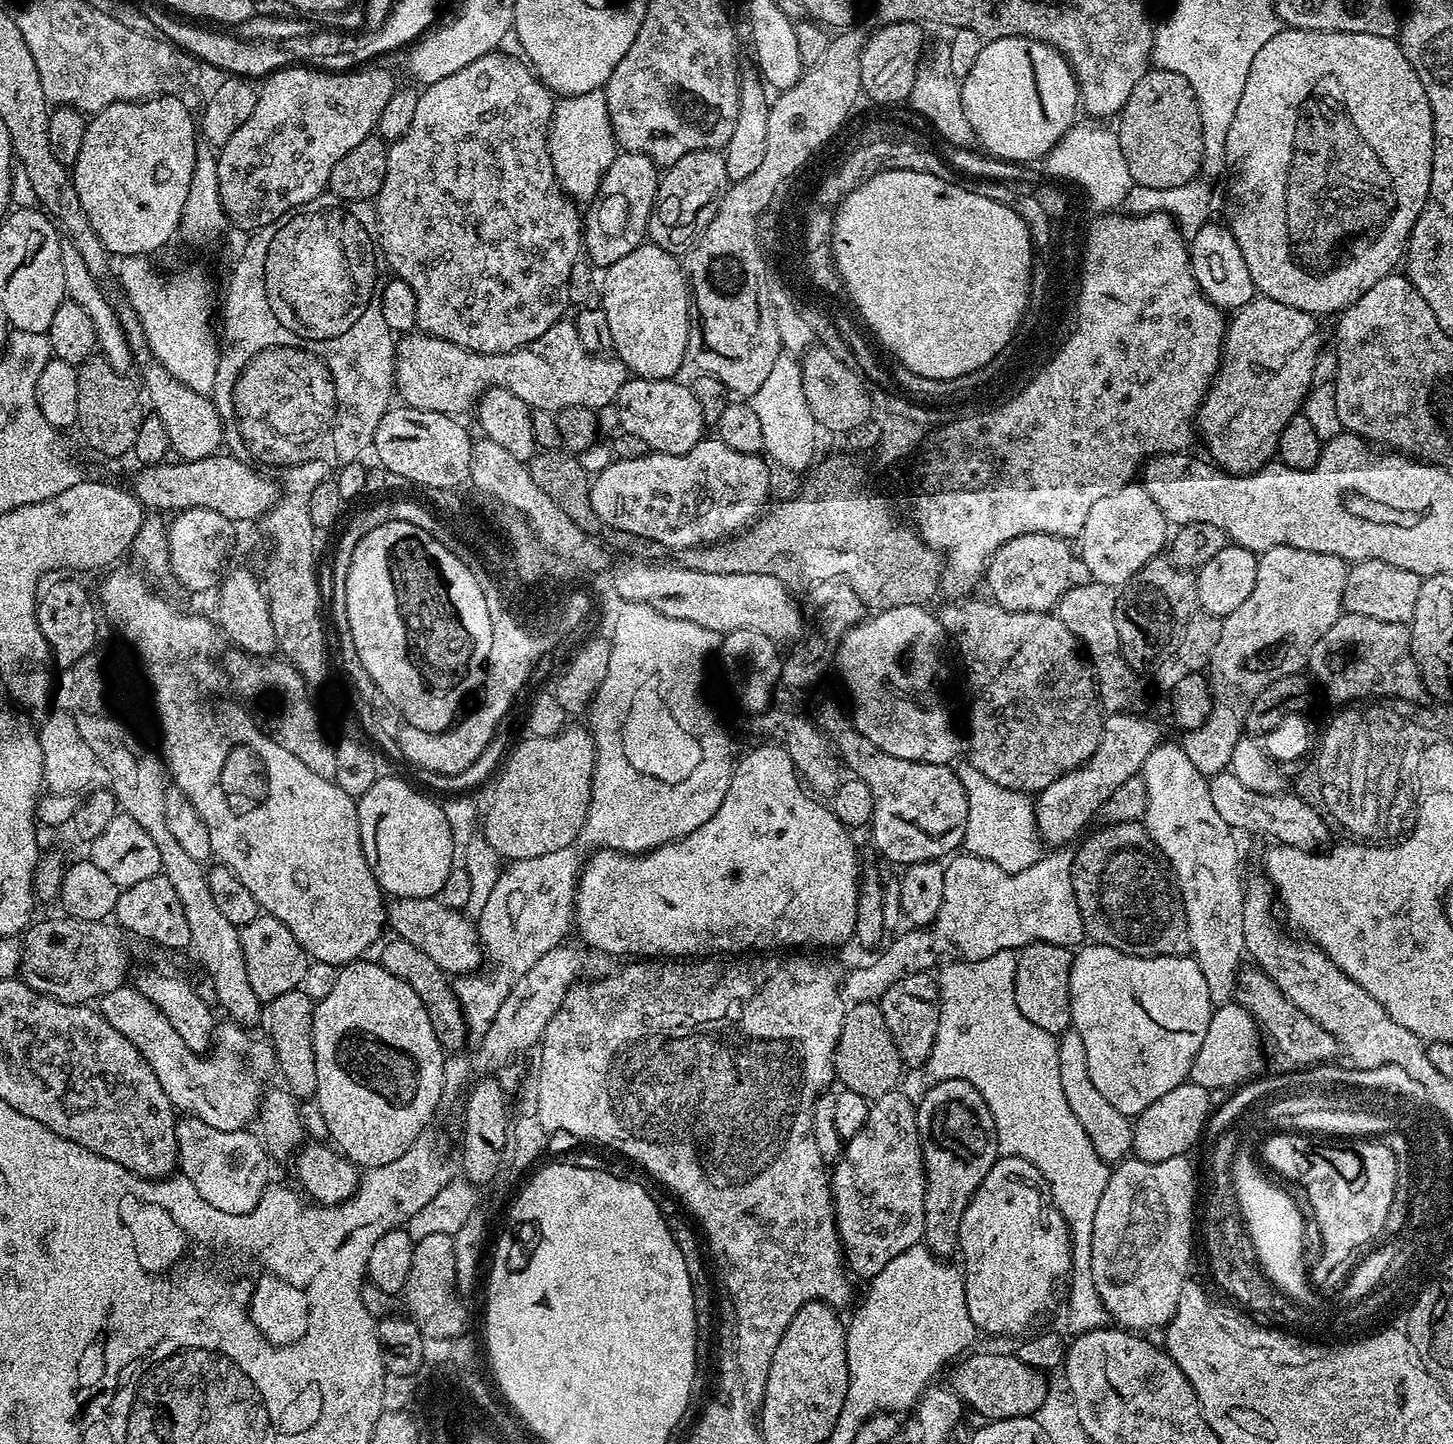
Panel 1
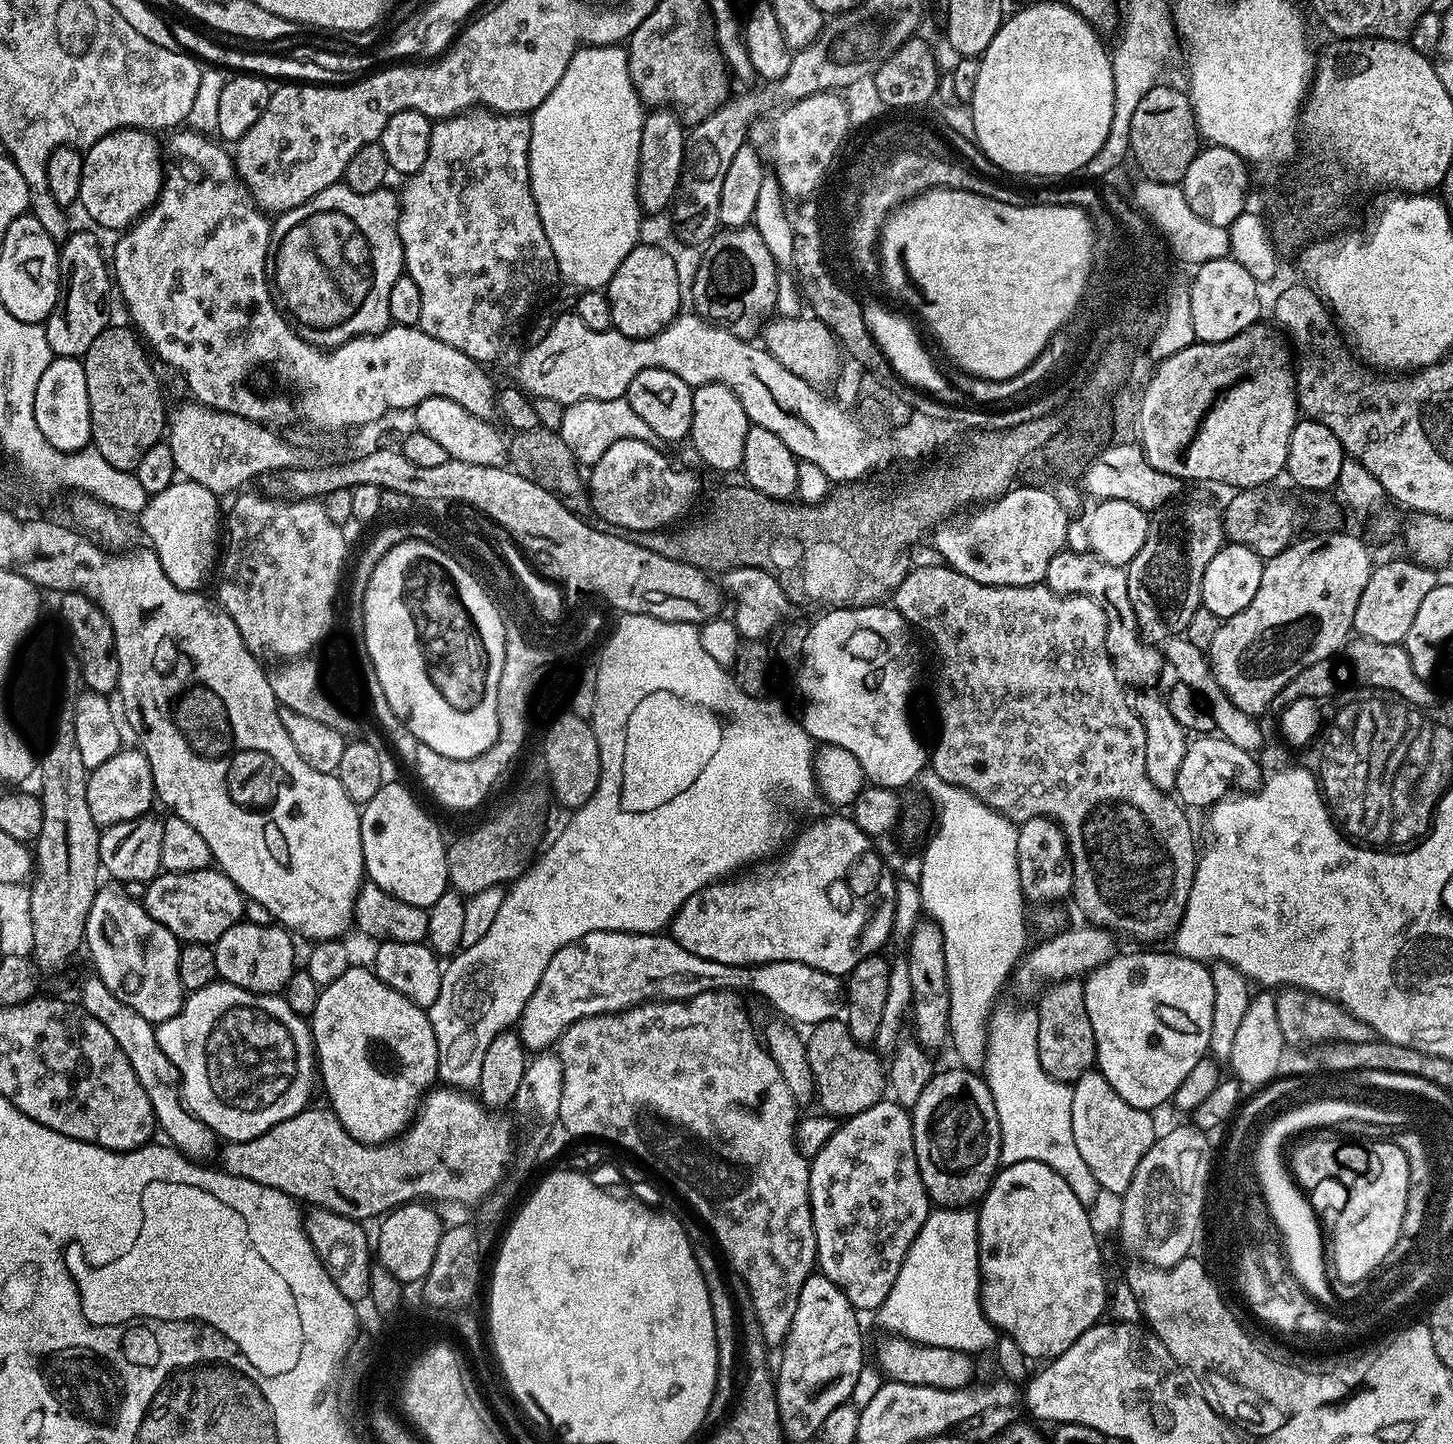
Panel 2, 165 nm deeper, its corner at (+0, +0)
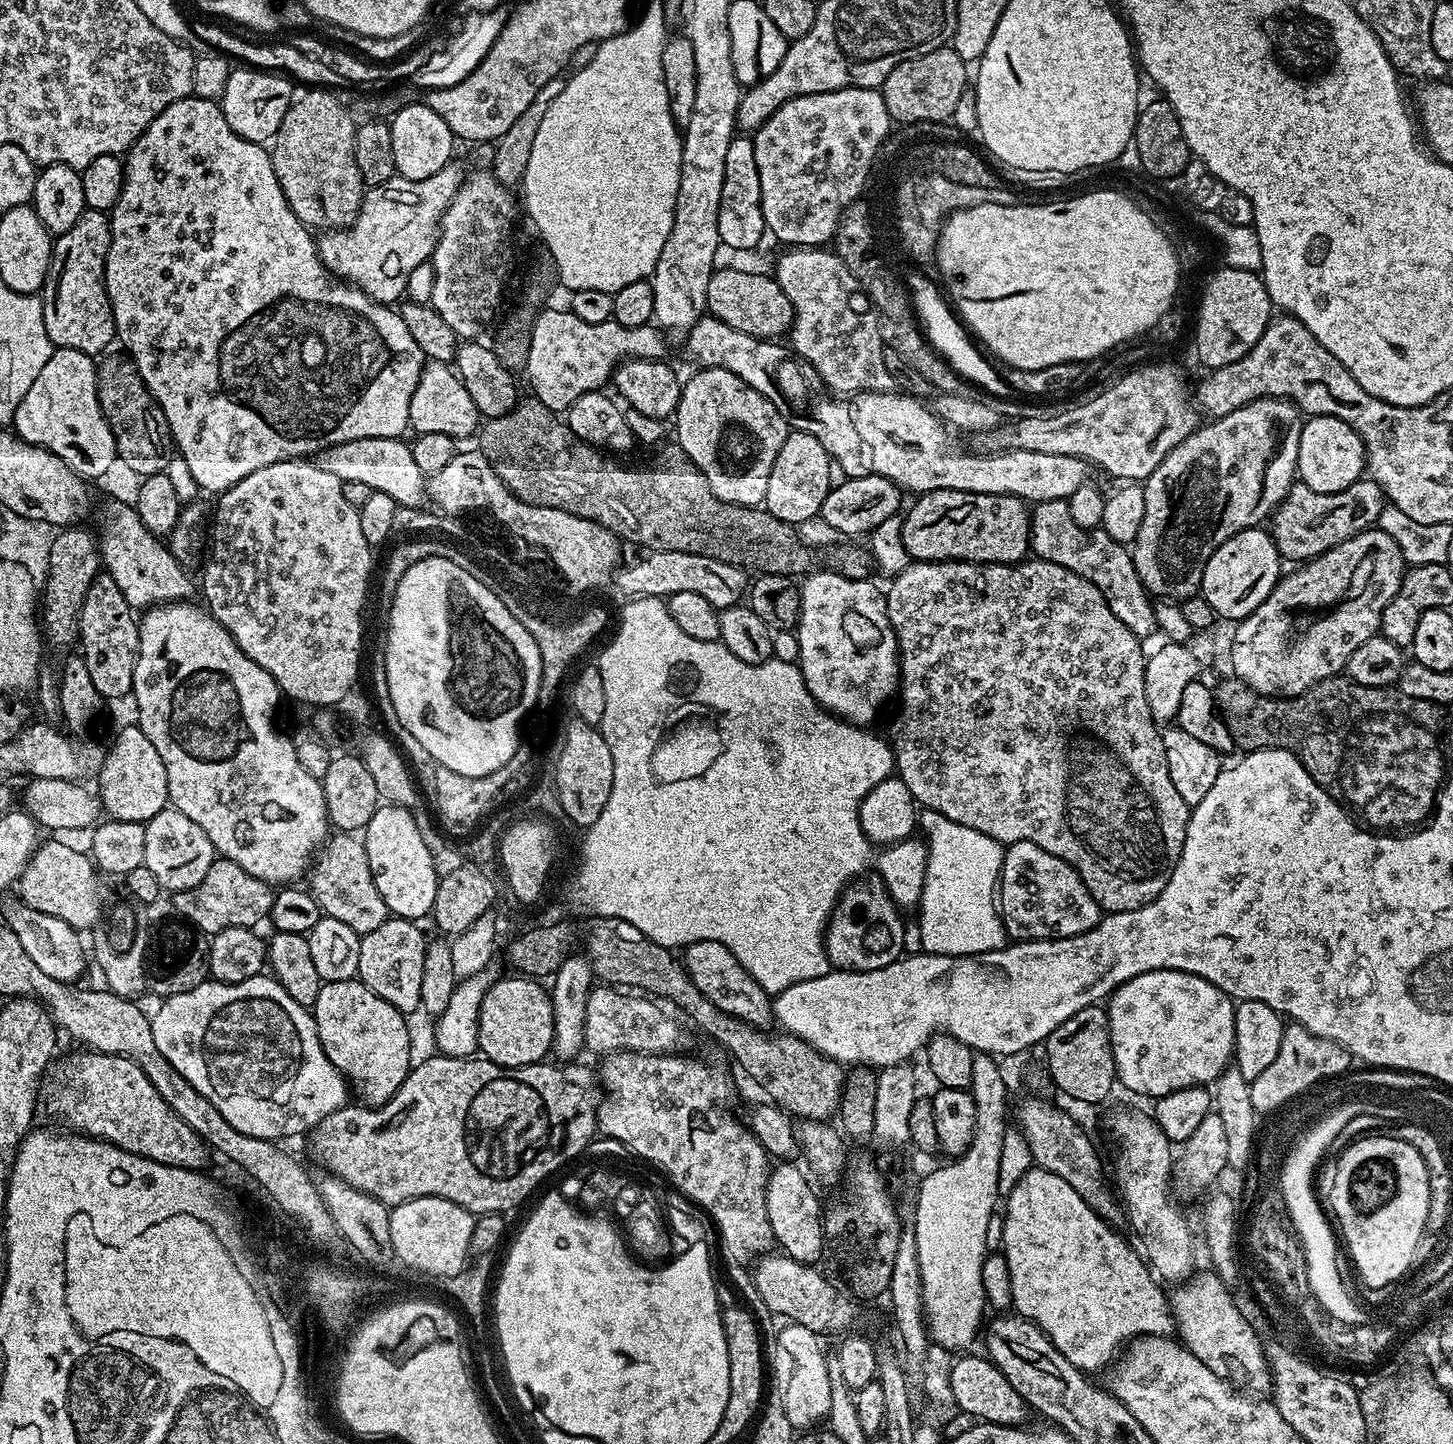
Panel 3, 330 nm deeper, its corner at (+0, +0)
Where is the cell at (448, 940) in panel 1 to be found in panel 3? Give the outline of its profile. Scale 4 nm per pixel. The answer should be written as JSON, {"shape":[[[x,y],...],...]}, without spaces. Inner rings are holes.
{"shape":[[[333,835],[320,849],[310,869],[310,880],[311,876],[310,891],[319,902],[323,915],[338,918],[338,922],[346,922],[350,930],[361,934],[378,930],[382,922],[389,920],[388,907],[382,902],[382,894],[378,894],[378,886],[374,886],[368,858],[364,854],[364,841],[359,835]]]}

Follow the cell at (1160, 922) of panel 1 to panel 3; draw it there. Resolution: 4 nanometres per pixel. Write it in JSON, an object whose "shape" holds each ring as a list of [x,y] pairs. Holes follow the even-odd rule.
{"shape":[[[1025,558],[1019,564],[974,564],[970,560],[911,562],[900,573],[891,577],[889,584],[892,585],[886,588],[888,617],[890,618],[890,626],[896,632],[896,646],[900,657],[900,686],[898,689],[900,705],[896,708],[896,721],[892,724],[893,730],[896,731],[896,740],[894,739],[894,772],[906,784],[917,805],[924,810],[941,812],[946,818],[950,818],[950,822],[962,822],[962,826],[970,826],[970,830],[978,830],[1005,846],[1023,840],[1029,840],[1038,846],[1042,846],[1042,850],[1062,858],[1080,875],[1086,890],[1090,890],[1094,902],[1098,902],[1098,906],[1105,913],[1138,910],[1142,906],[1154,902],[1158,898],[1158,894],[1162,894],[1162,890],[1182,854],[1182,846],[1186,842],[1186,826],[1188,825],[1190,806],[1186,802],[1182,802],[1174,782],[1170,782],[1170,770],[1166,766],[1164,738],[1157,722],[1153,720],[1148,712],[1146,694],[1144,694],[1143,690],[1146,652],[1140,649],[1141,637],[1134,635],[1117,618],[1114,610],[1110,610],[1110,606],[1106,606],[1106,598],[1102,598],[1102,590],[1098,590],[1098,586],[1094,586],[1094,582],[1074,574],[1074,570],[1066,570],[1066,566],[1058,566],[1054,562],[1046,562],[1039,558]]]}

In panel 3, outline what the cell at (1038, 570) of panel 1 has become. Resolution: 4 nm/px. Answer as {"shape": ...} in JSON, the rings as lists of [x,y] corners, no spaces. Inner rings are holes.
{"shape":[[[958,490],[925,492],[904,517],[902,542],[911,559],[970,560],[974,564],[1019,564],[1030,552],[1030,508],[1017,496]]]}

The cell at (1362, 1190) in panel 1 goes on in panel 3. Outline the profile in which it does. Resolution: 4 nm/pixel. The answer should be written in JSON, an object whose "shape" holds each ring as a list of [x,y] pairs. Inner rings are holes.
{"shape":[[[1373,1134],[1361,1135],[1354,1140],[1337,1160],[1329,1159],[1319,1169],[1315,1185],[1321,1204],[1330,1213],[1342,1237],[1343,1247],[1345,1244],[1352,1255],[1357,1274],[1364,1279],[1366,1287],[1383,1290],[1395,1285],[1392,1284],[1395,1280],[1403,1281],[1409,1275],[1408,1267],[1416,1256],[1416,1247],[1420,1239],[1425,1239],[1426,1213],[1430,1210],[1430,1178],[1422,1154],[1418,1154],[1410,1142]]]}

